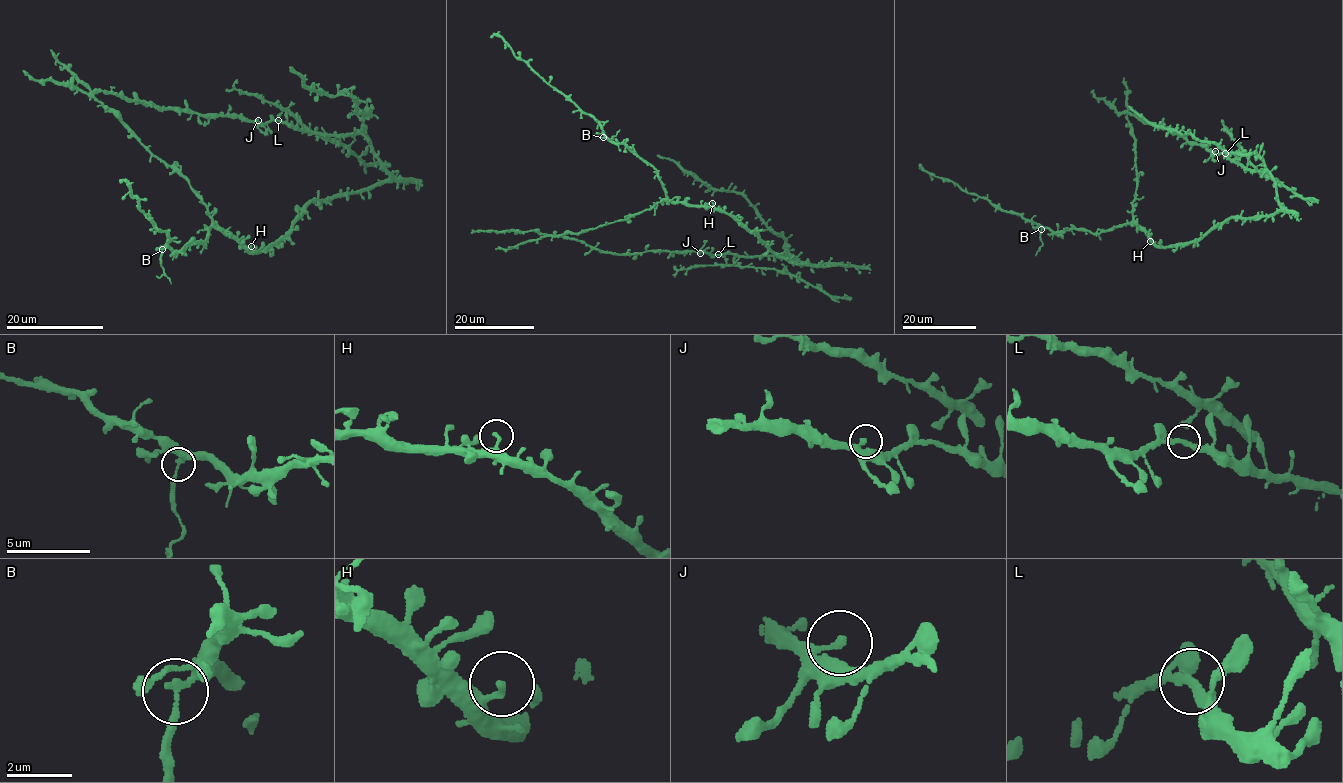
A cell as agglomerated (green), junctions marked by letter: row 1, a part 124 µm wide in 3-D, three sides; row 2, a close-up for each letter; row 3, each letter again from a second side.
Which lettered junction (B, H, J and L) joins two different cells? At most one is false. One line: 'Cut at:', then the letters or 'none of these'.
Cut at: B

